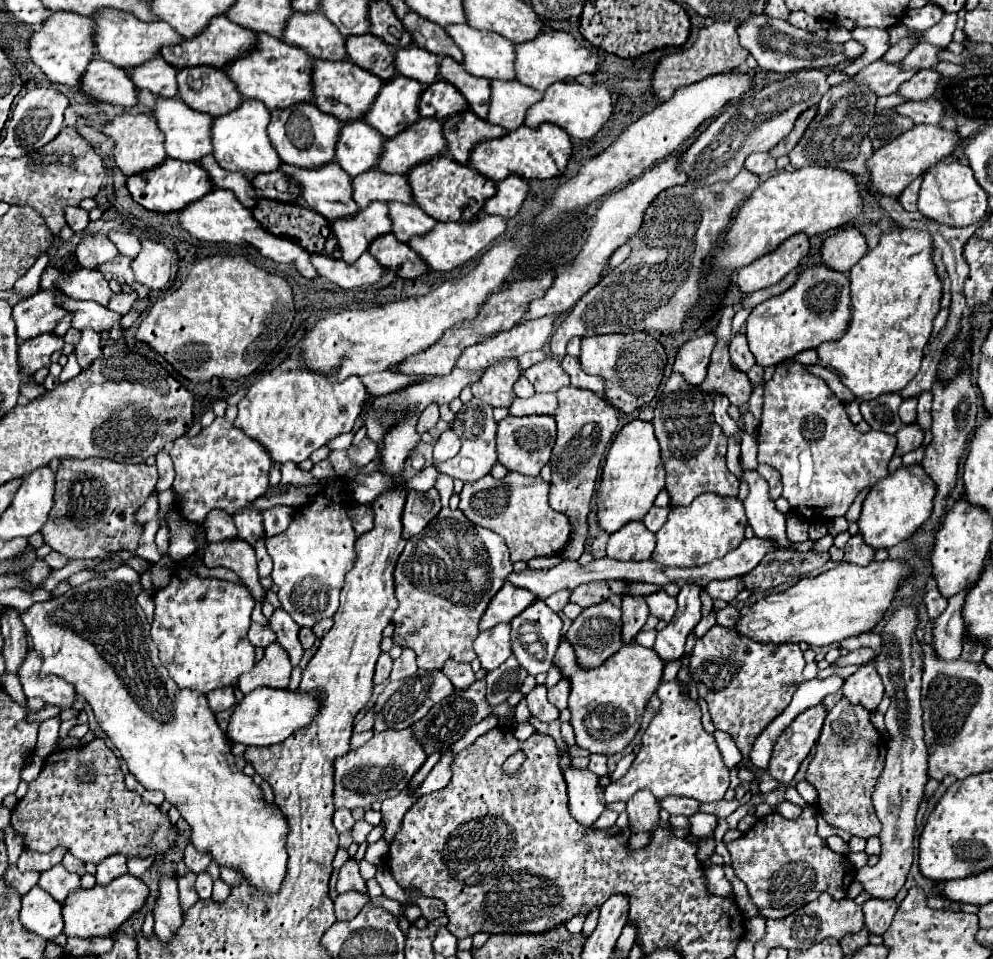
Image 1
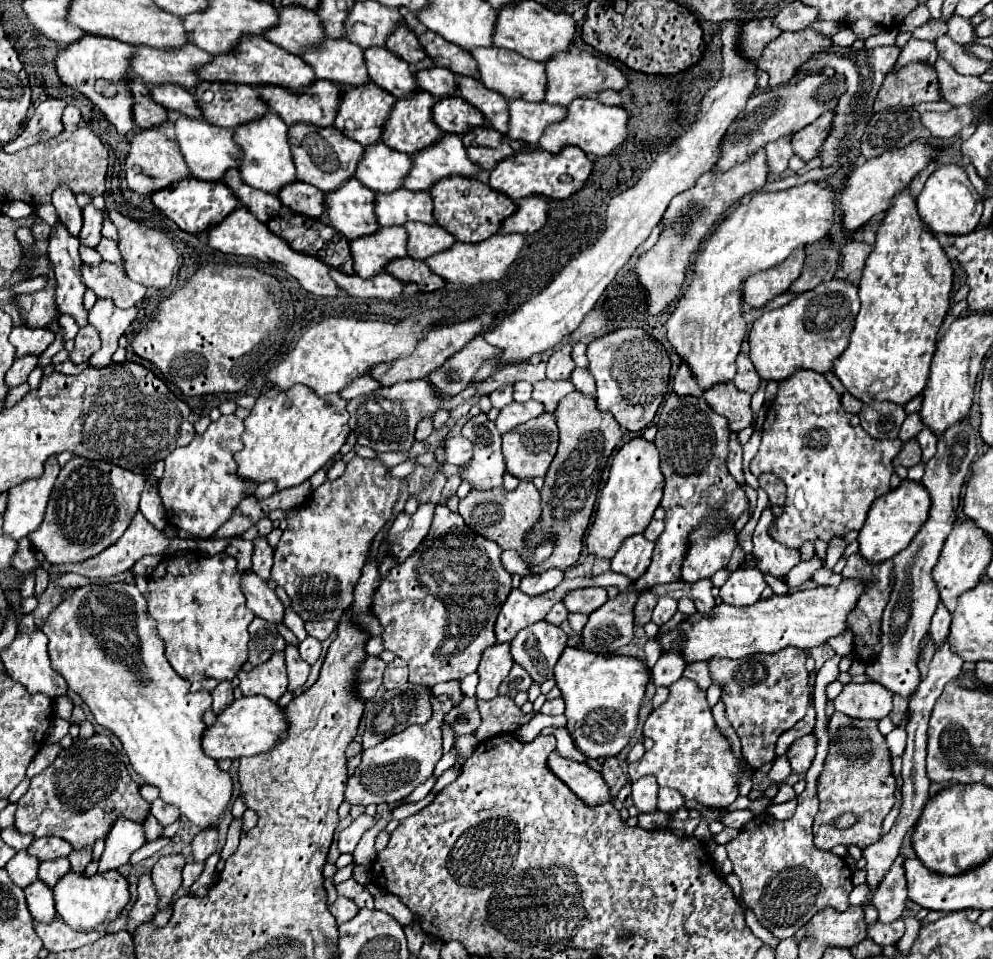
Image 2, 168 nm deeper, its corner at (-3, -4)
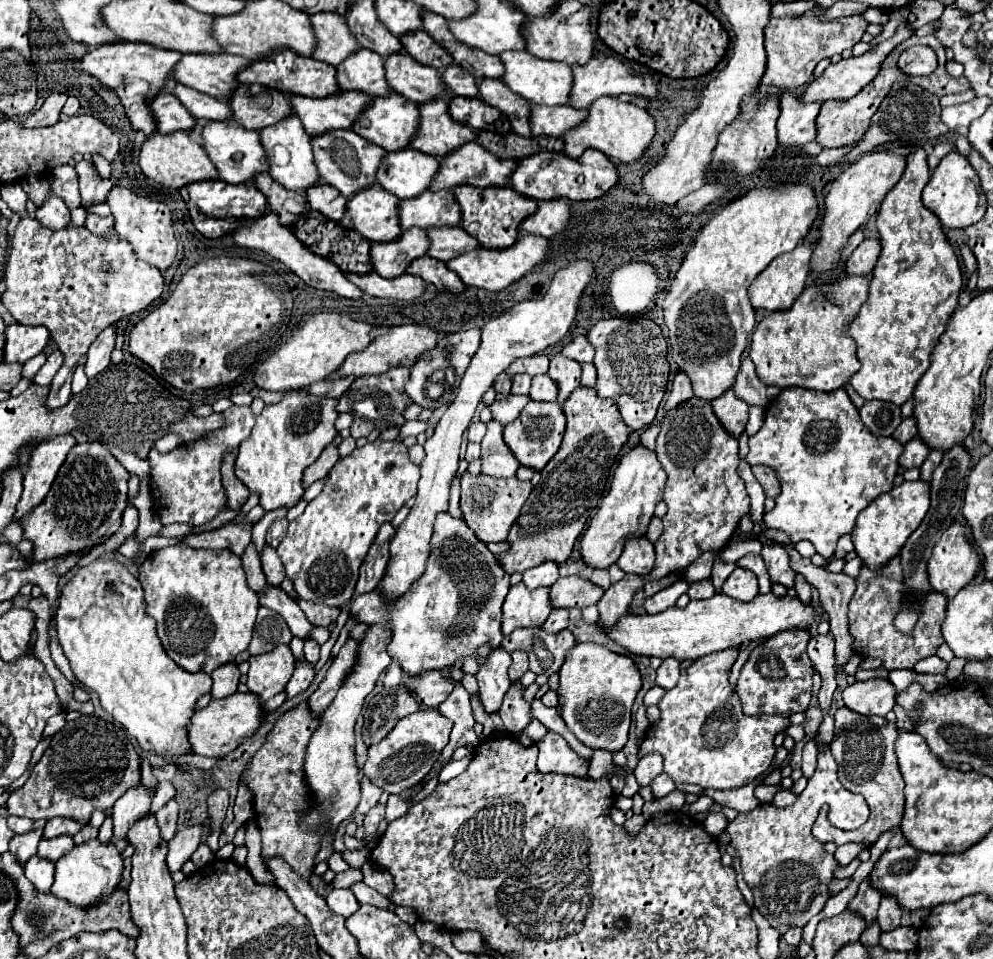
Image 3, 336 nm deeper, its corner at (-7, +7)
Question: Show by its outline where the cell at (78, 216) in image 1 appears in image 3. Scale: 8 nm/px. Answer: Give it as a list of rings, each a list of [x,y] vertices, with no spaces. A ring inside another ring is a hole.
[[[59,165],[49,175],[51,189],[57,197],[65,201],[69,211],[81,207],[81,195],[79,195],[79,175],[75,167],[71,165]]]

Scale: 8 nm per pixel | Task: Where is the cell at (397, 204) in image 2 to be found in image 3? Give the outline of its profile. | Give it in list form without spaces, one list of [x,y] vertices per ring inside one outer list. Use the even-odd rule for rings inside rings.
[[[425,191],[411,199],[401,199],[399,205],[401,229],[409,227],[443,227],[459,225],[461,213],[451,191]]]

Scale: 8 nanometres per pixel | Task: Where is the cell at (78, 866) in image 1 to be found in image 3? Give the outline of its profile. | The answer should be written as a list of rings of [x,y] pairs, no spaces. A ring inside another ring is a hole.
[[[85,825],[85,827],[83,827],[83,829],[73,837],[75,845],[87,843],[87,841],[91,841],[91,839],[97,839],[97,829],[95,829],[95,827],[91,827],[91,825]]]

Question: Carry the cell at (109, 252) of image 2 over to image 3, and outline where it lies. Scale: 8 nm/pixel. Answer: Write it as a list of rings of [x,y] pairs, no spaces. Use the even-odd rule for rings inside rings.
[[[89,213],[85,227],[87,227],[91,233],[95,233],[97,237],[107,237],[107,235],[113,231],[113,219],[111,219],[111,217],[99,217],[99,215]]]

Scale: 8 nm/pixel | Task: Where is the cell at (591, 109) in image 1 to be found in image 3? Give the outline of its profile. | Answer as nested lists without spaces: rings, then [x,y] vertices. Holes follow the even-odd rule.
[[[599,97],[587,107],[587,119],[565,131],[563,153],[575,159],[587,147],[593,147],[603,151],[609,159],[617,159],[615,163],[633,163],[647,149],[653,135],[655,135],[655,121],[645,109],[633,103],[623,103],[615,97]]]

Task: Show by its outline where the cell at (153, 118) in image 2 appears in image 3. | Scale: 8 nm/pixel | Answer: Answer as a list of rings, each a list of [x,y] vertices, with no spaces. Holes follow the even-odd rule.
[[[159,91],[151,101],[151,113],[157,123],[157,131],[171,133],[179,129],[193,129],[195,119],[189,115],[189,111],[179,103],[175,95],[169,95],[167,91]]]

